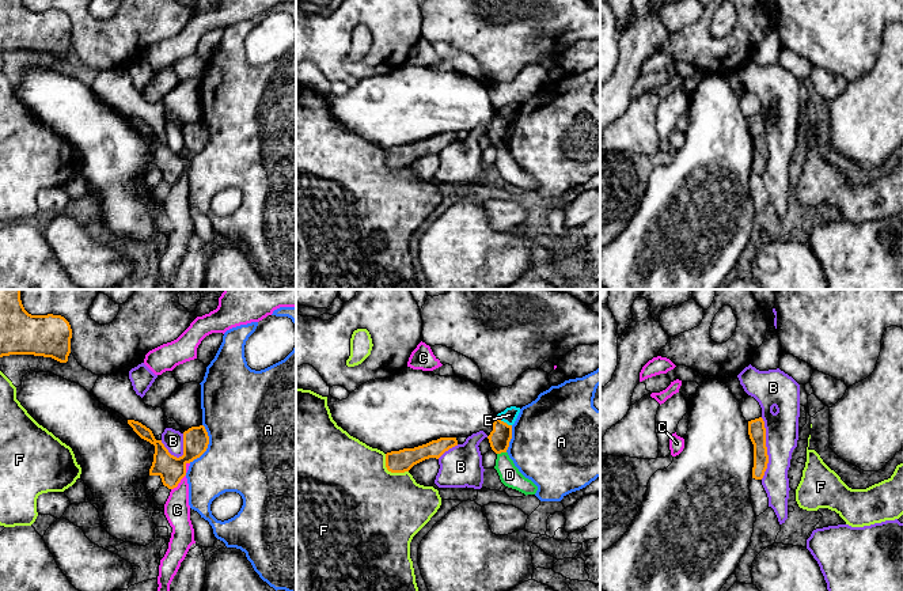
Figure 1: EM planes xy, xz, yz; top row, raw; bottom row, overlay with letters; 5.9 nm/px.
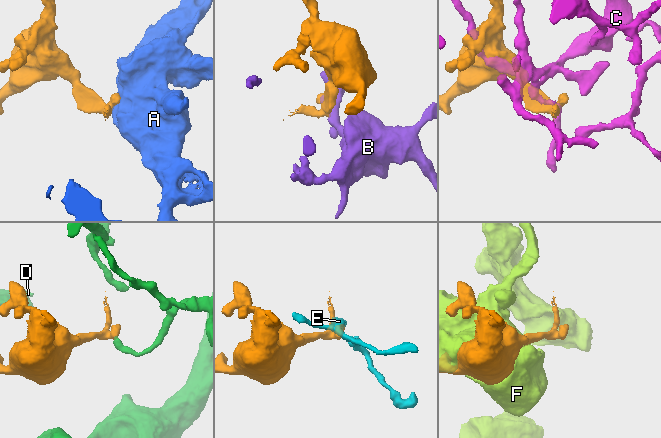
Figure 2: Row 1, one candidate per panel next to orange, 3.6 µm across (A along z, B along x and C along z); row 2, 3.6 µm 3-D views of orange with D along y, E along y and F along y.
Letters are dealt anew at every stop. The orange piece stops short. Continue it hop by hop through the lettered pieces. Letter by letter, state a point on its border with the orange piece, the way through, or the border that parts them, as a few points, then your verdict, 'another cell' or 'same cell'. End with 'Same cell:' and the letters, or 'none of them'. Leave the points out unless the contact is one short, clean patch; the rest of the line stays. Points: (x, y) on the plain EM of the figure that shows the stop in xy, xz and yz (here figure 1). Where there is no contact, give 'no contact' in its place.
A: meets orange in xy at (207, 141); border along xy (203, 120), (208, 132), (208, 143), (189, 158); another cell
B: meets orange in yz at (766, 144); border along yz (761, 113), (765, 121), (767, 151), (767, 163), (762, 174); another cell
C: meets orange in xy at (179, 177); another cell
D: meets orange in xz at (501, 147); border along xz (505, 147), (497, 150); another cell
E: meets orange in xz at (503, 117); border along xz (497, 113), (511, 121); another cell
F: meets orange in xz at (390, 166); another cell
Same cell: none of them

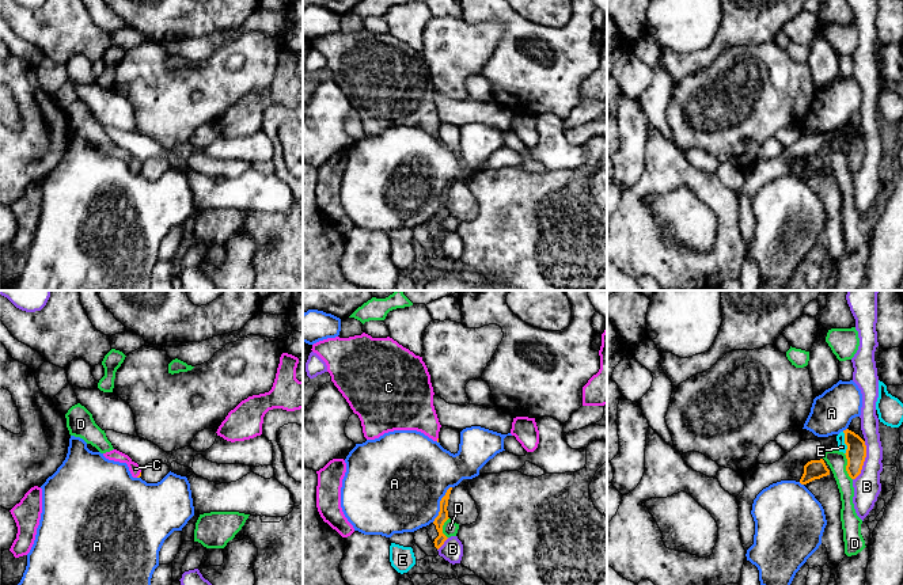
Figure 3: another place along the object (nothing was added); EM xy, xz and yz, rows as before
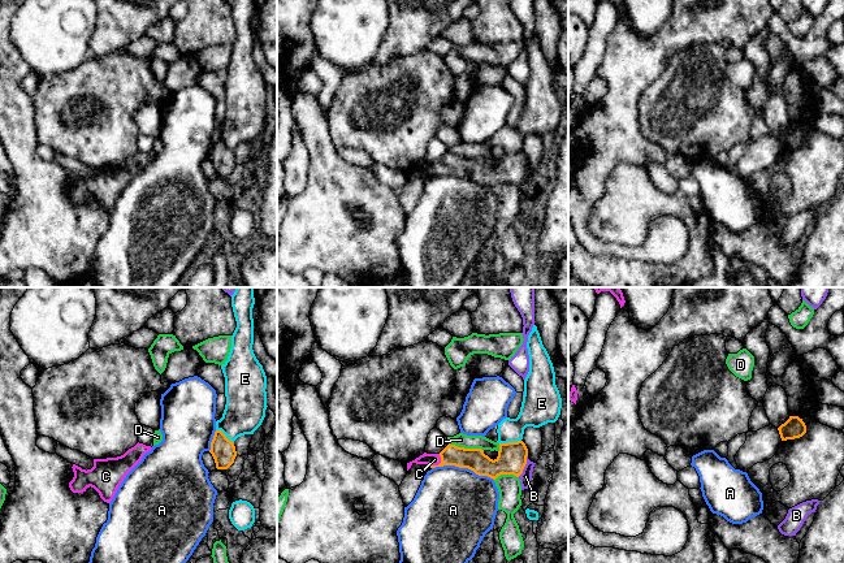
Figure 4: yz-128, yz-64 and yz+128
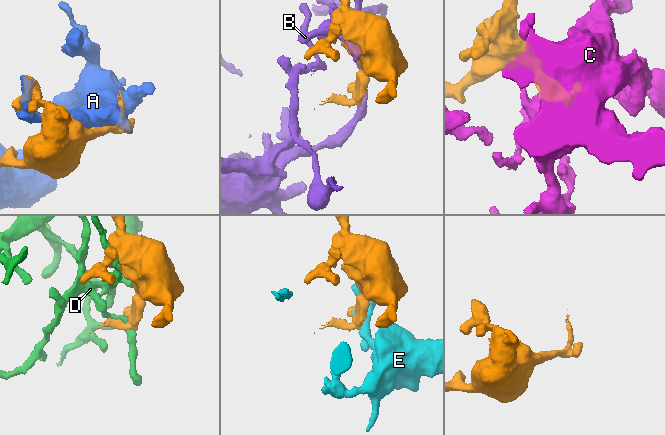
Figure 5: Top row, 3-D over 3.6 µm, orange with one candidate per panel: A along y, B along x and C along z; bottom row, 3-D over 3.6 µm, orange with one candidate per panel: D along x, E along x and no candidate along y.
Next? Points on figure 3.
A: meets orange in xz at (440, 200); another cell
B: meets orange in yz at (864, 156); another cell
C: meets orange in xy at (140, 170); runs through xy (140, 168), (140, 170), (135, 164); same cell
D: meets orange in yz at (846, 163); another cell
E: meets orange in yz at (845, 139); border along yz (842, 128), (846, 141), (845, 149); another cell
Same cell: C

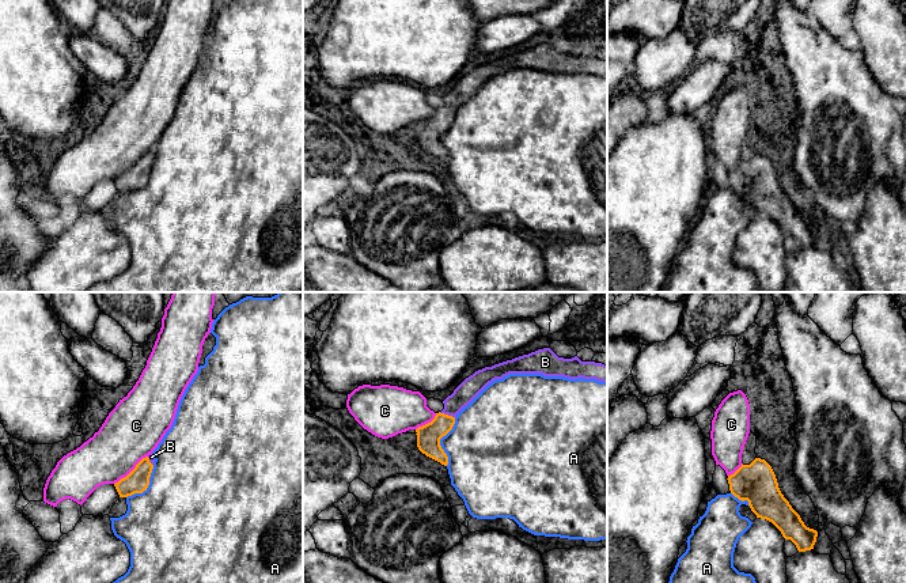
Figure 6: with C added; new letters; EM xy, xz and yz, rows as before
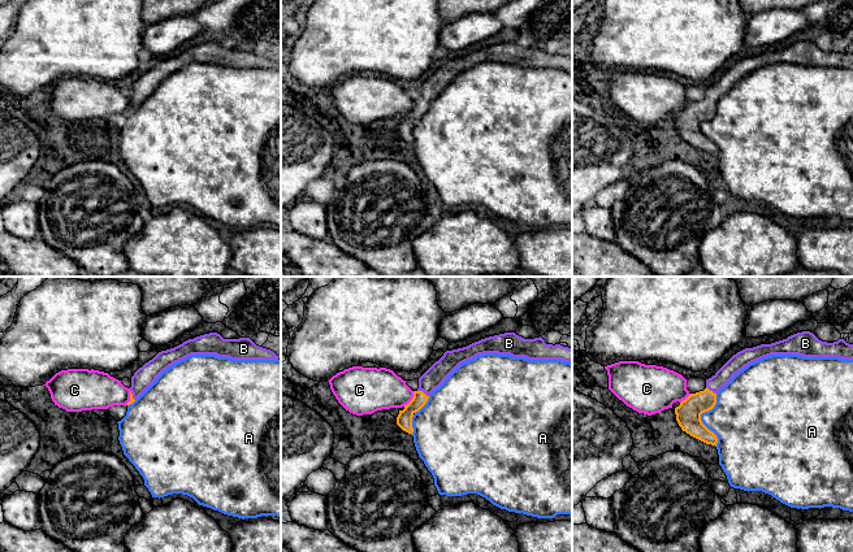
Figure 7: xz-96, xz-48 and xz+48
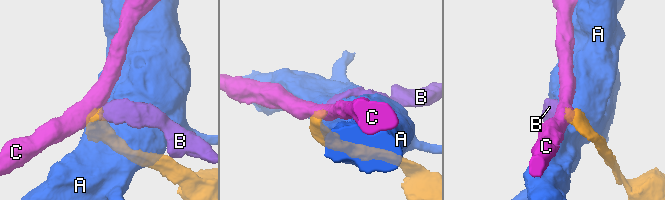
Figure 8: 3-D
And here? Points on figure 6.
A: meets orange in xz at (439, 137); another cell
B: meets orange in xz at (447, 110); runs through xz (428, 132), (447, 110), (470, 83); same cell
C: meets orange in xy at (132, 166); border along xy (147, 151), (114, 180); another cell
Same cell: B

